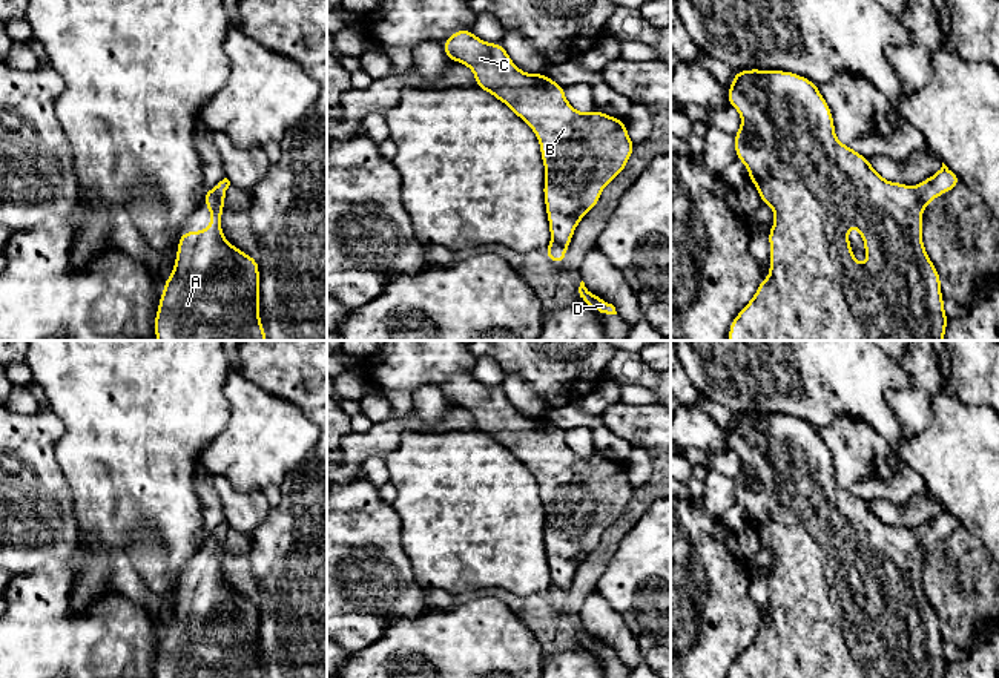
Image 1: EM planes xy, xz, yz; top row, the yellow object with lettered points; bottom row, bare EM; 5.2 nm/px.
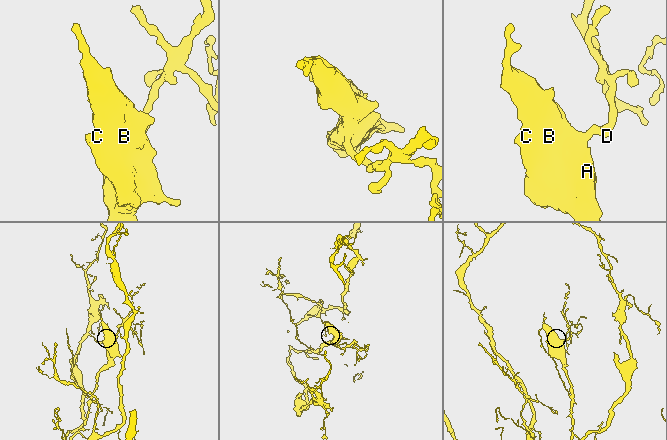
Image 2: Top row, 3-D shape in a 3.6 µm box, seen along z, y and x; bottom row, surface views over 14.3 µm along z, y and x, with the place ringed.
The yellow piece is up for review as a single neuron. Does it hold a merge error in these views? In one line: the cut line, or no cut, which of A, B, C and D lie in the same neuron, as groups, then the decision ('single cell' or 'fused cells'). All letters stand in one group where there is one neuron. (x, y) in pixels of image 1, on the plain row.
cut none; groups A B C D; single cell

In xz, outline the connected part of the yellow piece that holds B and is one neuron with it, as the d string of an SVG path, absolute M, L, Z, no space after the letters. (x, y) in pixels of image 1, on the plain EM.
M473 374L453 376L442 393L451 405L467 408L476 430L509 449L536 477L545 509L543 540L552 584L543 595L552 606L563 607L577 568L598 548L603 532L623 515L632 499L635 486L626 476L625 463L597 453L589 457L575 454L565 442L563 430L546 417L520 414L502 387L486 387Z

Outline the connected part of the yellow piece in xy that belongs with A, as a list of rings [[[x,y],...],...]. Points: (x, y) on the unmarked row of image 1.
[[[224,522],[204,535],[204,549],[210,554],[210,571],[199,575],[181,575],[172,618],[164,624],[155,678],[265,678],[259,666],[259,611],[258,603],[246,598],[223,580],[221,560],[230,525]]]

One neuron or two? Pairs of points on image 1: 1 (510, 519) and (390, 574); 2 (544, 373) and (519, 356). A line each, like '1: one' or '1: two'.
1: two
2: one

